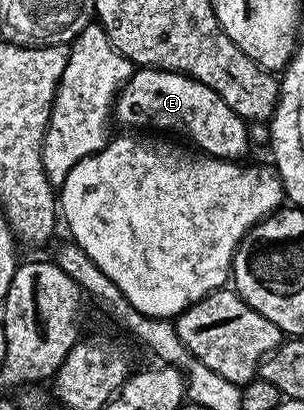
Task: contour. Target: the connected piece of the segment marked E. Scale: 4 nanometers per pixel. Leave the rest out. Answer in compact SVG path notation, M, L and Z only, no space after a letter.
M138 67L134 71L115 97L115 120L126 124L129 130L156 130L161 134L186 136L191 143L201 147L198 149L204 155L218 156L220 160L244 157L241 155L251 145L246 121L215 94L211 86L203 86L203 82L192 80L182 72L168 72L162 68Z

